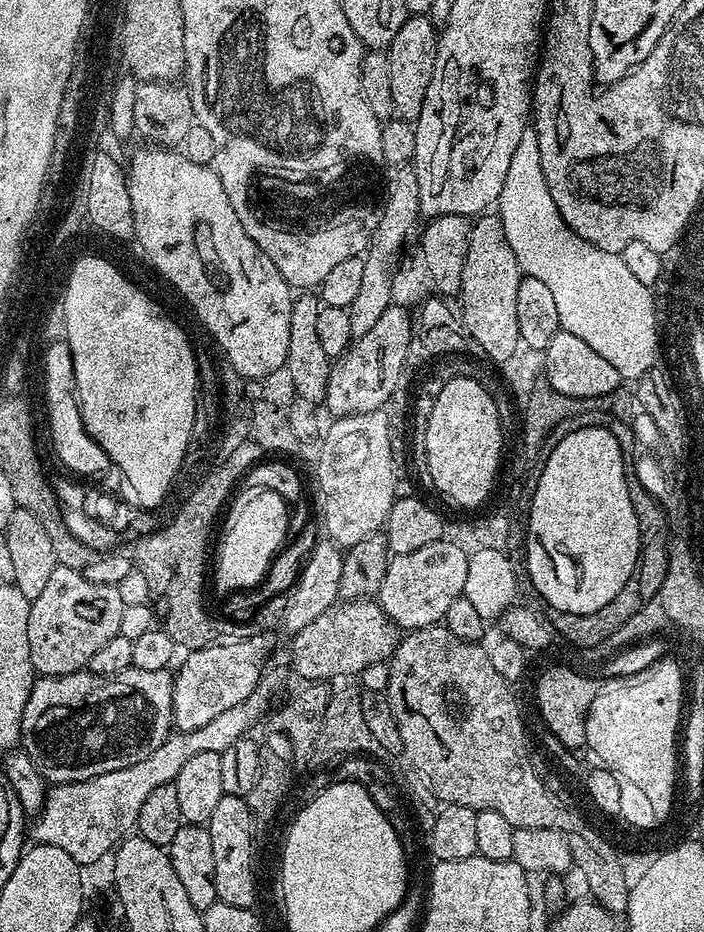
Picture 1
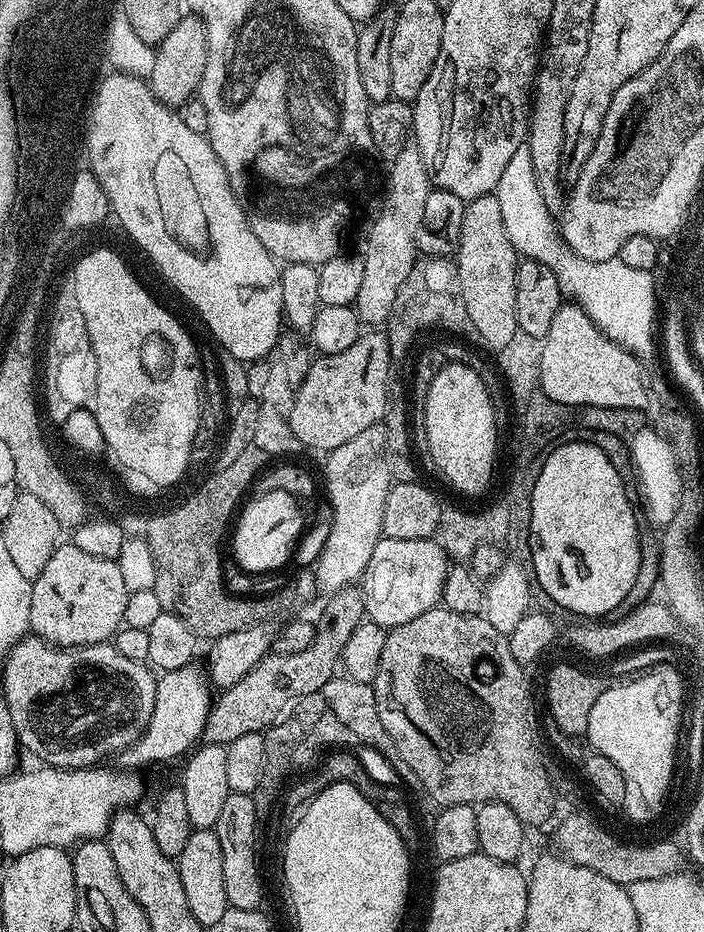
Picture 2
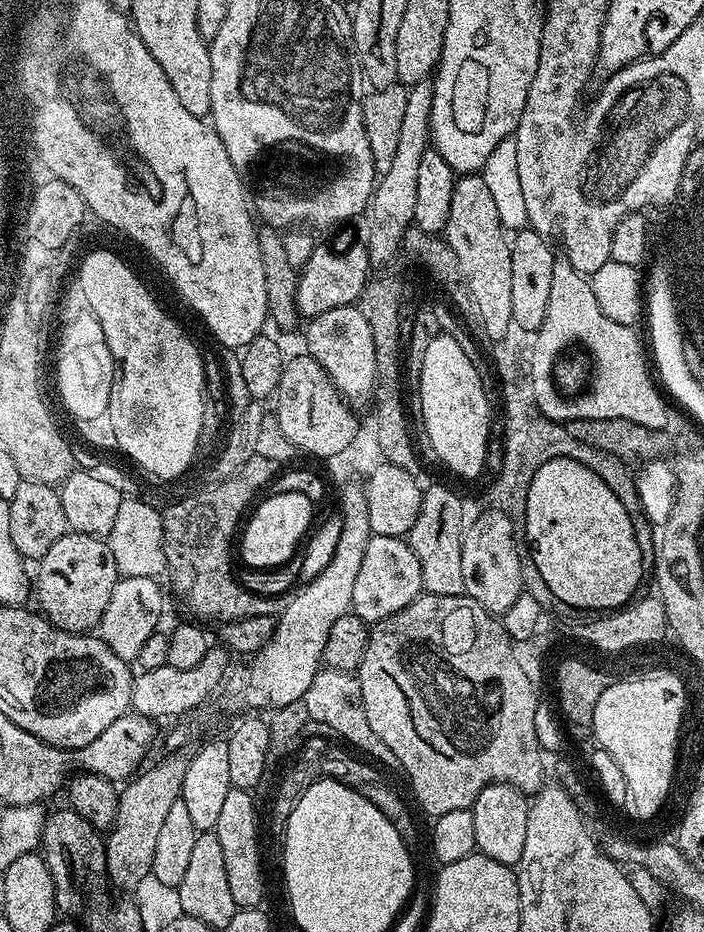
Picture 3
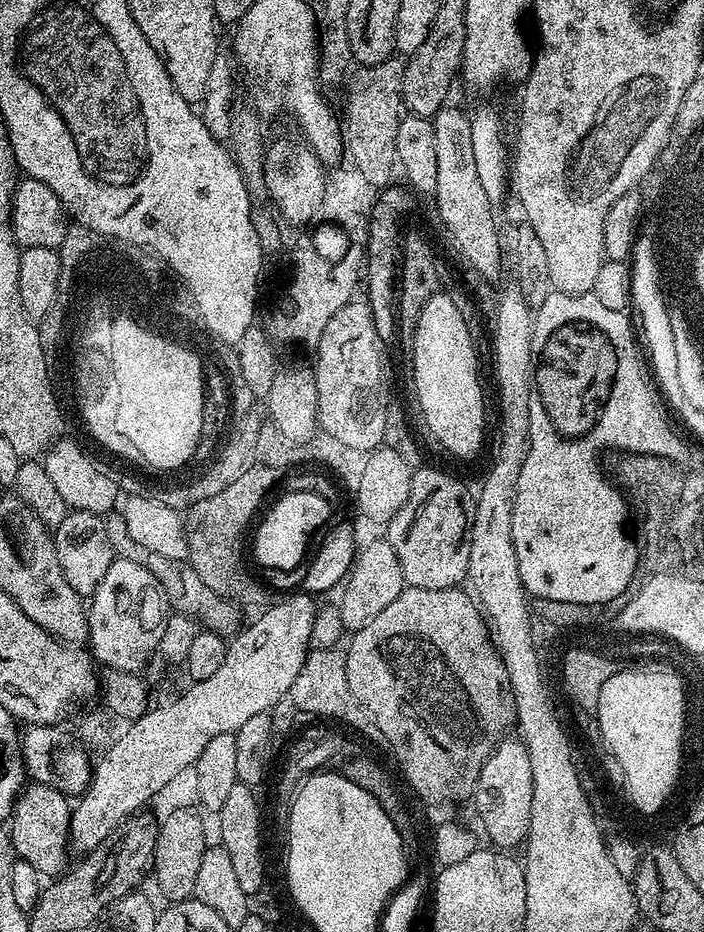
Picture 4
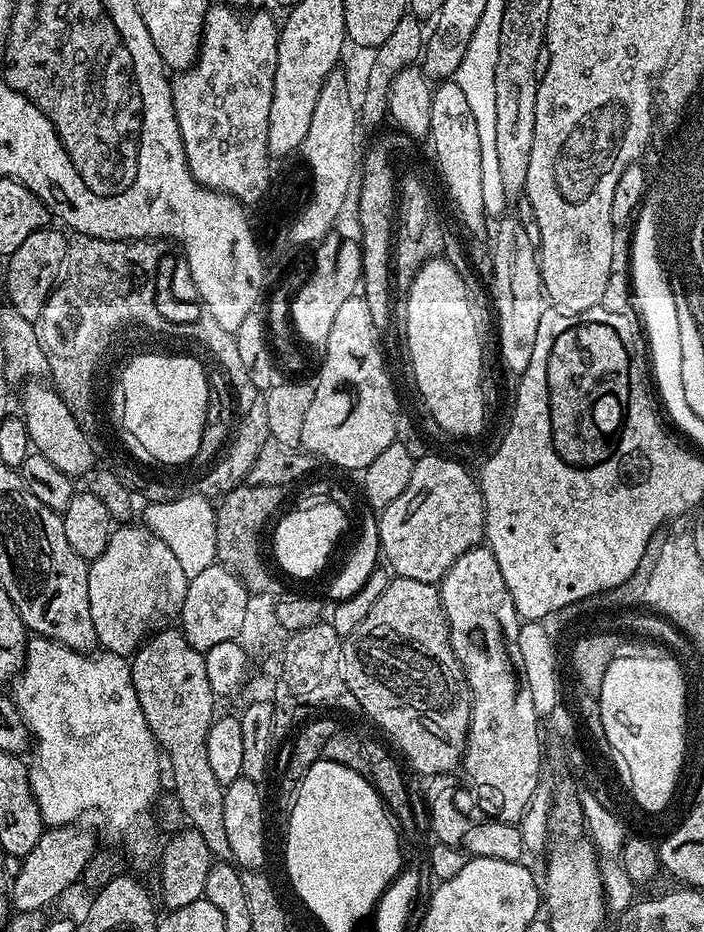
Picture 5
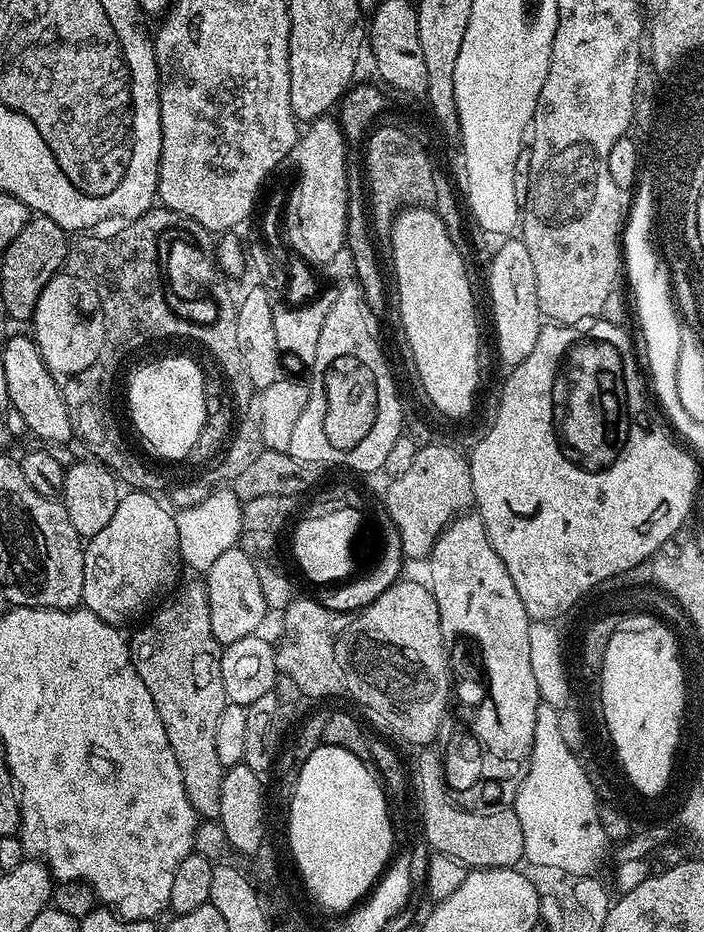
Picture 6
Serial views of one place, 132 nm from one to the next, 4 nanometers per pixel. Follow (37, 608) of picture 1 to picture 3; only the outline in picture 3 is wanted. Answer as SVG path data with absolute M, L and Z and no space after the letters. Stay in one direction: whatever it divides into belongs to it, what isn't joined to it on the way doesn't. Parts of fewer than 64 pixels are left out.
M71 530L64 533L50 550L38 561L36 574L34 572L34 600L38 605L39 611L45 620L54 625L55 628L61 628L67 632L79 632L88 634L99 625L100 619L106 613L106 606L110 603L110 596L114 592L117 581L121 575L114 566L114 554L110 554L110 546L107 539L73 532Z

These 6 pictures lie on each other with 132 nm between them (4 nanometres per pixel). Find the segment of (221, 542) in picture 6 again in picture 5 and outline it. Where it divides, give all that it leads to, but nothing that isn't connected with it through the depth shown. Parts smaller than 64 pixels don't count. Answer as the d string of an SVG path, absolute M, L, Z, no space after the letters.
M189 491L189 496L177 495L171 500L157 500L149 503L149 508L144 512L143 523L148 529L162 542L166 543L171 553L178 558L179 565L182 566L183 573L189 578L202 574L202 570L206 570L216 559L216 509L217 505L213 503L209 497L201 496L199 492Z

